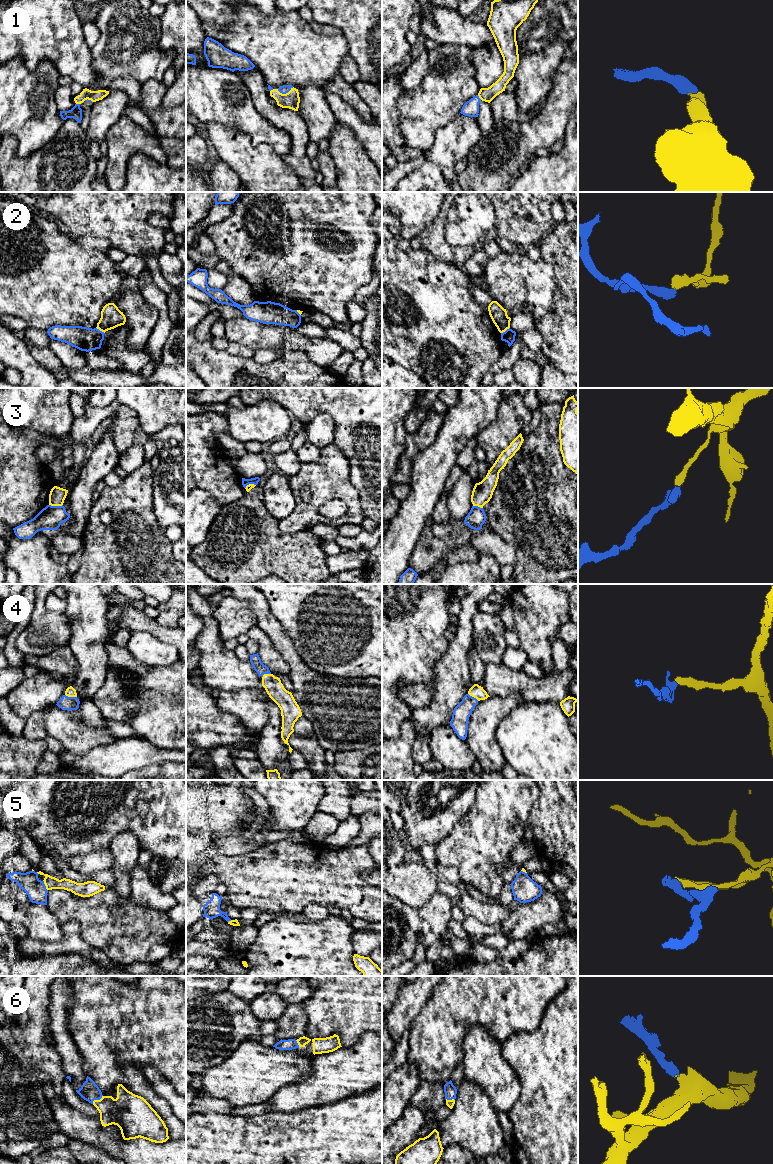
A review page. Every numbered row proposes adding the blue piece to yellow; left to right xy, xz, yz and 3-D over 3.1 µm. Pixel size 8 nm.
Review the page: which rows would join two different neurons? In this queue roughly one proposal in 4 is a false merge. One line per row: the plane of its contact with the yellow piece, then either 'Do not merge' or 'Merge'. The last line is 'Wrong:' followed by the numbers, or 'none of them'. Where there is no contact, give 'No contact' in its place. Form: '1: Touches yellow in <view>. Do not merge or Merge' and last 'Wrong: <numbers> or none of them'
1: Touches yellow in xz. Merge
2: Touches yellow in xy. Do not merge
3: Touches yellow in xy. Do not merge
4: Touches yellow in xy. Merge
5: Touches yellow in xy. Do not merge
6: Touches yellow in xy. Merge
Wrong: 2, 3, 5

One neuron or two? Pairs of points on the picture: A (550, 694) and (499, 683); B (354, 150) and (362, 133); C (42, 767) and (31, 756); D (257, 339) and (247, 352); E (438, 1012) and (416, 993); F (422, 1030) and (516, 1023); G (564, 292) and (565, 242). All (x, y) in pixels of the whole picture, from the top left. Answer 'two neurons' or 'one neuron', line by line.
A: one neuron
B: two neurons
C: two neurons
D: two neurons
E: two neurons
F: one neuron
G: one neuron

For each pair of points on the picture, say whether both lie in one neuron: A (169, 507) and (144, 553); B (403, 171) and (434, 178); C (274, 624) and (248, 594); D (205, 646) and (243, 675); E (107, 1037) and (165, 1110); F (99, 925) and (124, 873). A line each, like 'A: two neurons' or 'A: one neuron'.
A: two neurons
B: two neurons
C: one neuron
D: one neuron
E: one neuron
F: two neurons

